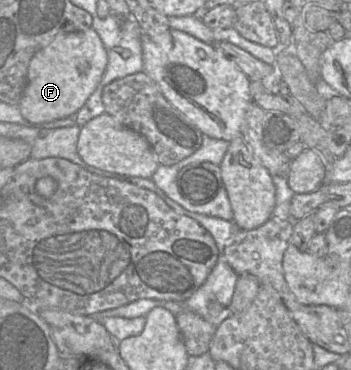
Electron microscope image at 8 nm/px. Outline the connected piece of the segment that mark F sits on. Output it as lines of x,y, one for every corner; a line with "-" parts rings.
93,28
58,34
29,63
27,85
17,105
21,115
32,124
42,124
76,114
98,87
107,63
107,49

